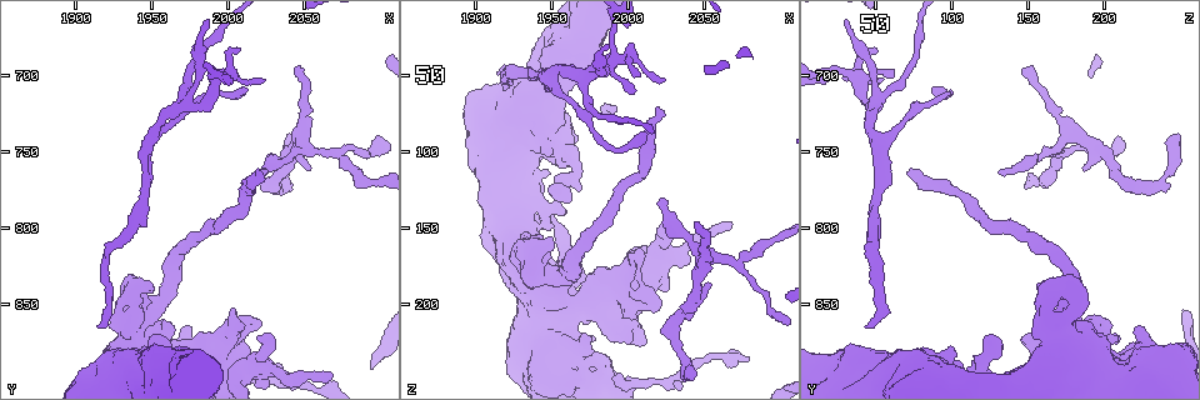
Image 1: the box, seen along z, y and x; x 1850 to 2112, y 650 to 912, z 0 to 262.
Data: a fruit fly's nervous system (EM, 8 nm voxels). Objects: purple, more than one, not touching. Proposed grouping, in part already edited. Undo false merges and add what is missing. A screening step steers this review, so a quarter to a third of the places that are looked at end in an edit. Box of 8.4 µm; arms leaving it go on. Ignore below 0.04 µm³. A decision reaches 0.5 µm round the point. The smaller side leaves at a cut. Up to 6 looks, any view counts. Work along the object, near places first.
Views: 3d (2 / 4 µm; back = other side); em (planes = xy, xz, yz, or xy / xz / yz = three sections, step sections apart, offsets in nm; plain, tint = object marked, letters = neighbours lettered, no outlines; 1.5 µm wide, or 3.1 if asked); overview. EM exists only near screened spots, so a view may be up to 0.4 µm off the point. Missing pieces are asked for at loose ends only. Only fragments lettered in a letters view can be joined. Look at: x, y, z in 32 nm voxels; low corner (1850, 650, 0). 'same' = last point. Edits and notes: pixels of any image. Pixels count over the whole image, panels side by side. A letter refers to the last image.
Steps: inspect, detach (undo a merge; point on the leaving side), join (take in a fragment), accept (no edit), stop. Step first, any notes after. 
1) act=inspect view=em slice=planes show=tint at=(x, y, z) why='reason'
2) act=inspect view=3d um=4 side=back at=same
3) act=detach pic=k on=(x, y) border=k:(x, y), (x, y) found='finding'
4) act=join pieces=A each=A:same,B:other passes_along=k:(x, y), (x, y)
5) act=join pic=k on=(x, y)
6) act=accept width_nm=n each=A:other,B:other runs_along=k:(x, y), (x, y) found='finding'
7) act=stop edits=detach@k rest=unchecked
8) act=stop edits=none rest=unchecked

act=inspect view=3d um=2 at=(1920, 866, 42) why='branch stops here'

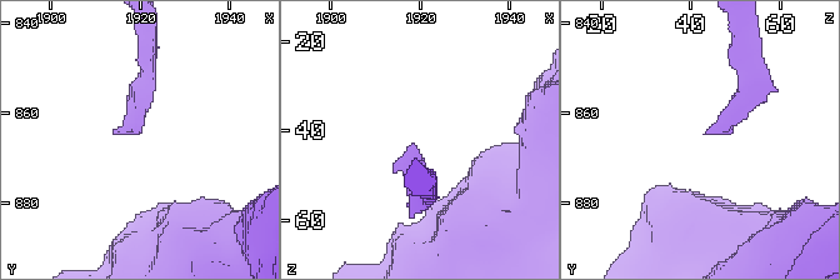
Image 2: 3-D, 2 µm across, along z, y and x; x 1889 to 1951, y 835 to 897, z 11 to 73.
act=inspect view=em slice=yz step=4 show=letters at=(1918, 865, 43) why='now the EM'

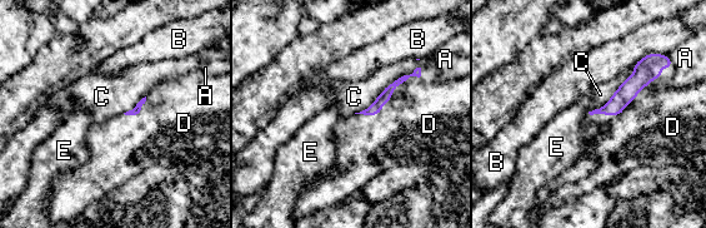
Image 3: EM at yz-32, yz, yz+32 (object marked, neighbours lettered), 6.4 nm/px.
act=inspect view=em slice=planes show=letters at=same why='cut it another way'

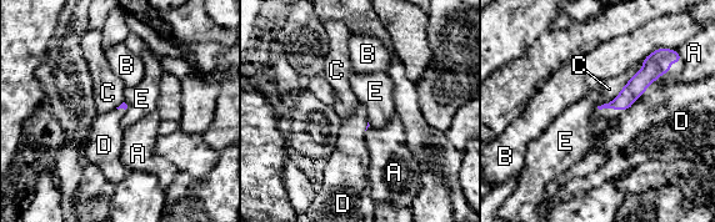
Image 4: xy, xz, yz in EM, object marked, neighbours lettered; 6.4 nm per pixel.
act=join pieces=D each=A:other,B:other,C:other,D:same,E:other passes_along=4:(636, 86), (616, 109), (645, 132) found='it goes on there'

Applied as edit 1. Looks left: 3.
act=inspect view=3d um=2 at=(1944, 876, 102) why='branch stops here'

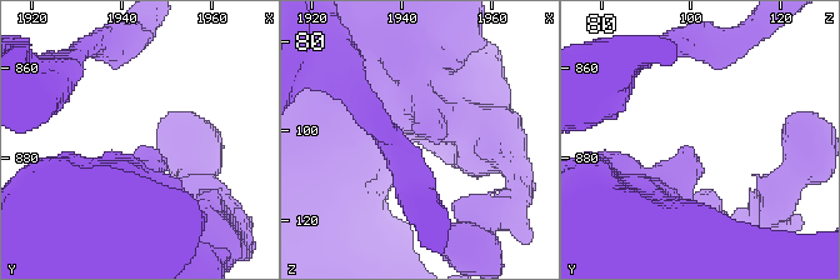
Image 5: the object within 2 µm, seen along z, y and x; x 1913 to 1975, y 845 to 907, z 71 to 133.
act=inspect view=em slice=planes show=letters at=(1945, 877, 99) why='shape alone is not enough'

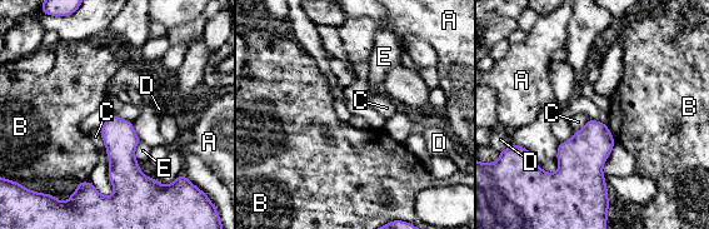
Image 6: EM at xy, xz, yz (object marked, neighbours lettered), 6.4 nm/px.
act=accept each=A:other,B:other,C:other,D:other,E:other border=6:(98, 129), (105, 147), (109, 165) found='no lettered fragment goes on from it'

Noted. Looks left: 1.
act=stop edits=join@4 rest=unchecked

